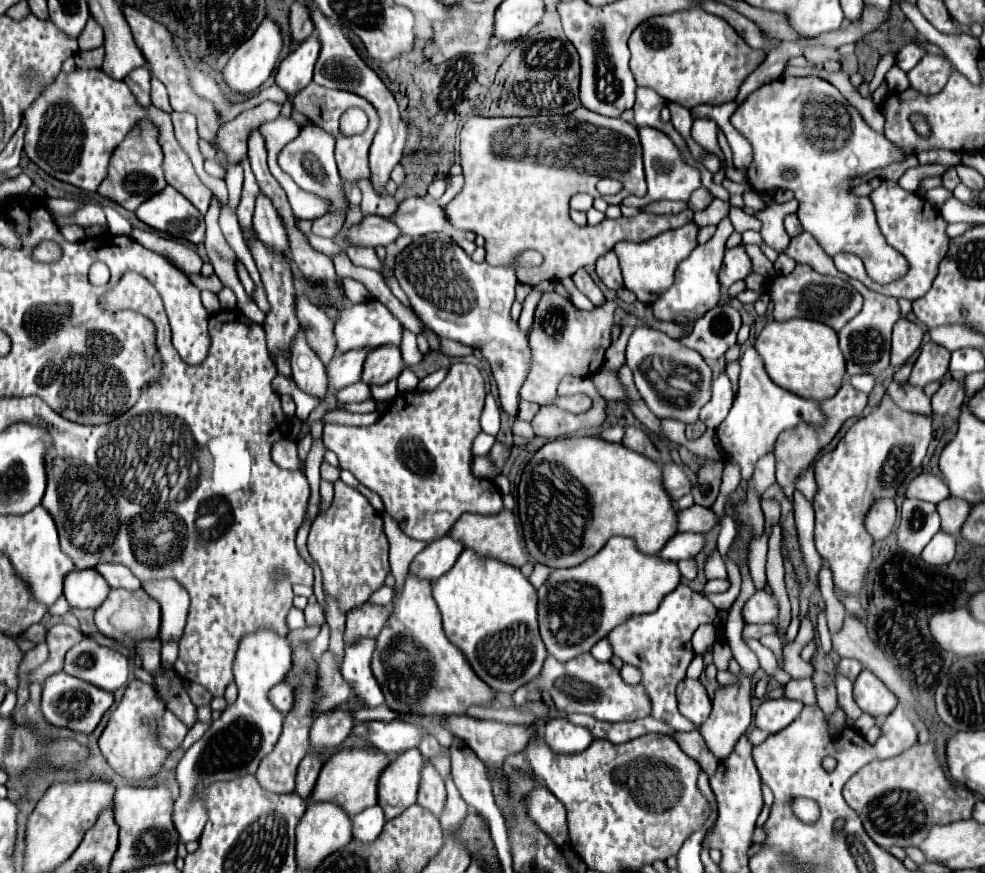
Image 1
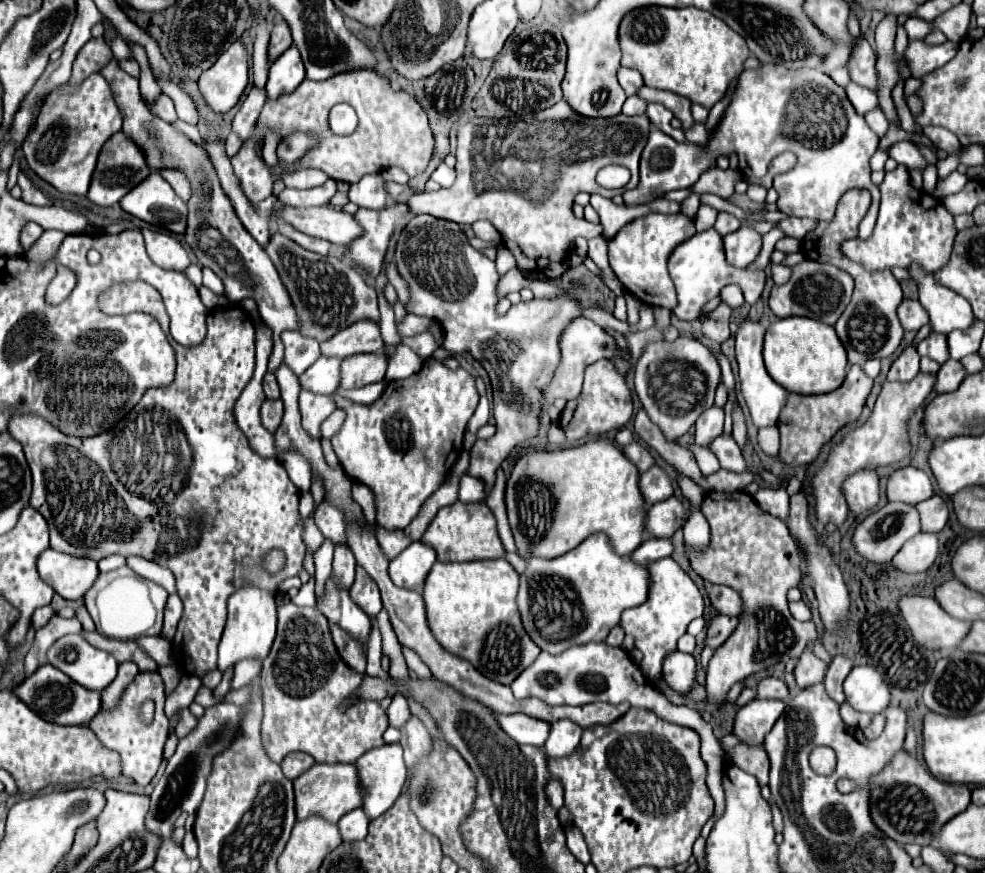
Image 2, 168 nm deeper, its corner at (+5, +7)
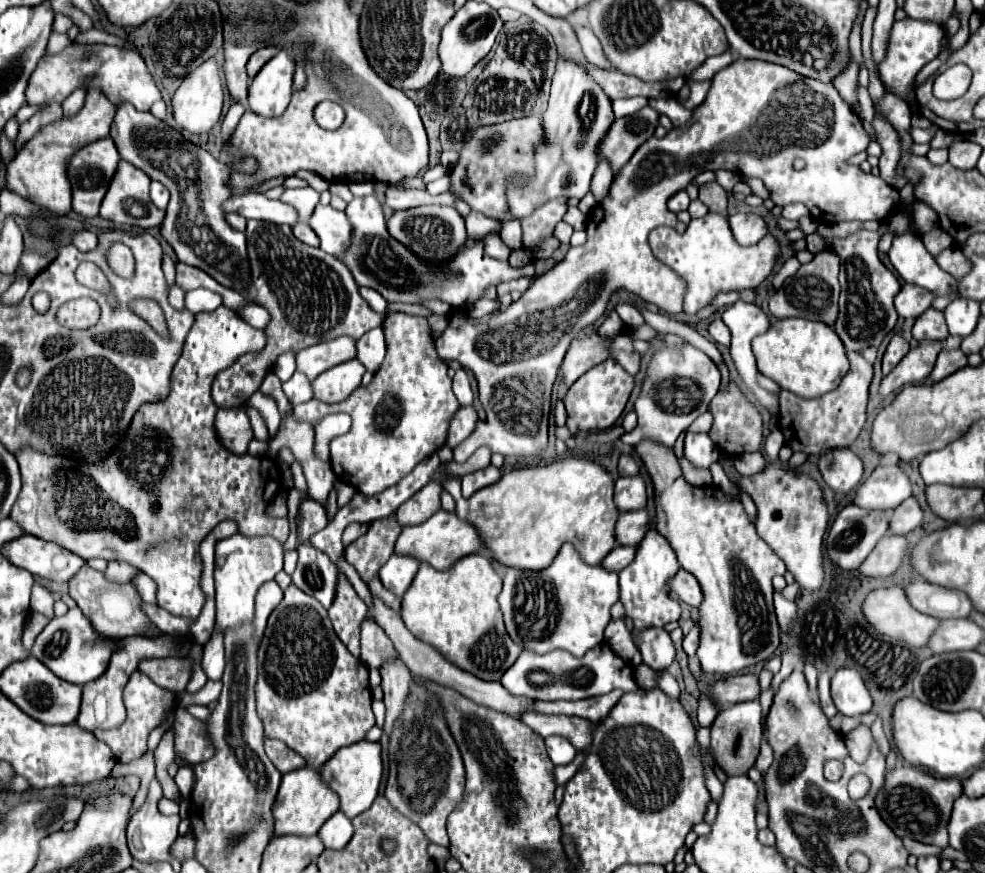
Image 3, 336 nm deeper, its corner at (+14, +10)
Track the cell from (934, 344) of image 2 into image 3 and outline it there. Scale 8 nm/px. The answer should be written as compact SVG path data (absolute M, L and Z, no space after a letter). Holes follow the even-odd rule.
M931 307L913 325L913 339L917 341L945 341L947 335L943 311L935 311Z

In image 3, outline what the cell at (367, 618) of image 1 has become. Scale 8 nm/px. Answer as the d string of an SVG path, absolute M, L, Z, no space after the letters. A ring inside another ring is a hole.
M389 515L385 519L373 521L369 525L369 531L345 549L347 563L355 567L365 583L369 583L369 579L391 557L399 533L401 527L395 523L395 515Z

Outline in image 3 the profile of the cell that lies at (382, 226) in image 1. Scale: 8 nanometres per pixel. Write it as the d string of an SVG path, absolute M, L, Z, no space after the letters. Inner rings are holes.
M249 193L249 197L237 197L237 201L233 201L233 197L225 203L225 211L237 211L241 213L245 219L259 219L259 221L269 221L269 223L285 223L289 227L293 227L299 221L297 211L283 203L283 201L271 201L265 199L261 193Z

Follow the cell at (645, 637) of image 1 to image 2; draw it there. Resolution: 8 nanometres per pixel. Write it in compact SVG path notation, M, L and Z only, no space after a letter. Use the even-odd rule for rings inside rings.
M666 556L666 560L656 560L654 564L648 564L648 572L650 572L650 592L648 592L648 598L642 606L638 608L628 608L622 612L622 620L620 620L620 626L626 630L626 634L632 634L634 636L634 642L636 642L636 648L644 654L644 662L640 662L640 670L642 674L654 682L662 676L662 660L676 650L676 642L678 638L686 632L686 626L694 620L694 618L700 618L702 612L704 612L704 598L700 594L700 590L696 588L696 584L692 582L692 578L678 566L678 562L670 556Z

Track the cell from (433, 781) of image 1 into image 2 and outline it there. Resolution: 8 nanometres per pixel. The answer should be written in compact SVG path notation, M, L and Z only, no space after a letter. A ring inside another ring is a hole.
M410 716L410 720L400 728L400 732L402 732L400 744L404 748L404 762L406 762L408 770L412 772L414 764L430 752L432 740L430 740L426 726L416 716Z

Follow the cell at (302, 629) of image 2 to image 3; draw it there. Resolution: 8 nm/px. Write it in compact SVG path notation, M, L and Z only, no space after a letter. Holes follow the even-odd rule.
M295 585L285 589L283 601L269 615L265 635L257 653L259 677L257 677L257 713L265 727L265 737L279 739L305 757L306 764L321 769L343 745L353 745L365 739L367 731L375 725L371 711L371 687L369 669L361 659L353 657L339 637L333 633L327 609L311 595L303 593Z

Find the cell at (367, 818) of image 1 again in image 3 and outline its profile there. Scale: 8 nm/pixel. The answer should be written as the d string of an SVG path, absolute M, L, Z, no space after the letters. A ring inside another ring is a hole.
M337 811L323 823L319 837L321 841L325 841L327 849L343 849L353 837L353 823L345 813Z

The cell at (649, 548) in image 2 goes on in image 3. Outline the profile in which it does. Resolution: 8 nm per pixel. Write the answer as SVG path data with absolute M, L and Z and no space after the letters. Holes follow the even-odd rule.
M617 545L613 549L613 553L609 553L609 557L605 557L605 561L601 565L605 565L605 569L613 569L613 571L621 571L625 569L633 559L635 559L635 547L629 545Z

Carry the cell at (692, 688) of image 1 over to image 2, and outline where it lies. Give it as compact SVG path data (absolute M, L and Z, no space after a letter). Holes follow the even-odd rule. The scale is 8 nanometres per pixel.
M672 652L666 658L666 664L662 664L662 678L682 696L688 694L694 682L694 672L696 672L696 660L692 654L684 652Z

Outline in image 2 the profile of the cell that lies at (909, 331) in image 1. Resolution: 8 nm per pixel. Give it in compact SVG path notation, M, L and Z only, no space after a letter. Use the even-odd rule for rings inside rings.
M910 298L902 300L902 304L898 306L898 316L900 316L904 330L918 332L924 324L928 324L926 308L922 308L920 300L910 300Z

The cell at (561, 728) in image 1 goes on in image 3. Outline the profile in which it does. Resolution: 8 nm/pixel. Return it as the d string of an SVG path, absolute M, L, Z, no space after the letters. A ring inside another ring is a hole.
M561 735L547 737L545 745L547 745L547 753L549 753L553 765L567 765L577 755L577 749L565 737L561 737Z

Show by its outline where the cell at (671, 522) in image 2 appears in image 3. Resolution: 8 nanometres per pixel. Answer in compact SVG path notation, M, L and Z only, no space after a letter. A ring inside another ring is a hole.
M647 509L621 513L617 521L617 543L637 547L645 539L649 529L651 529L651 519Z

